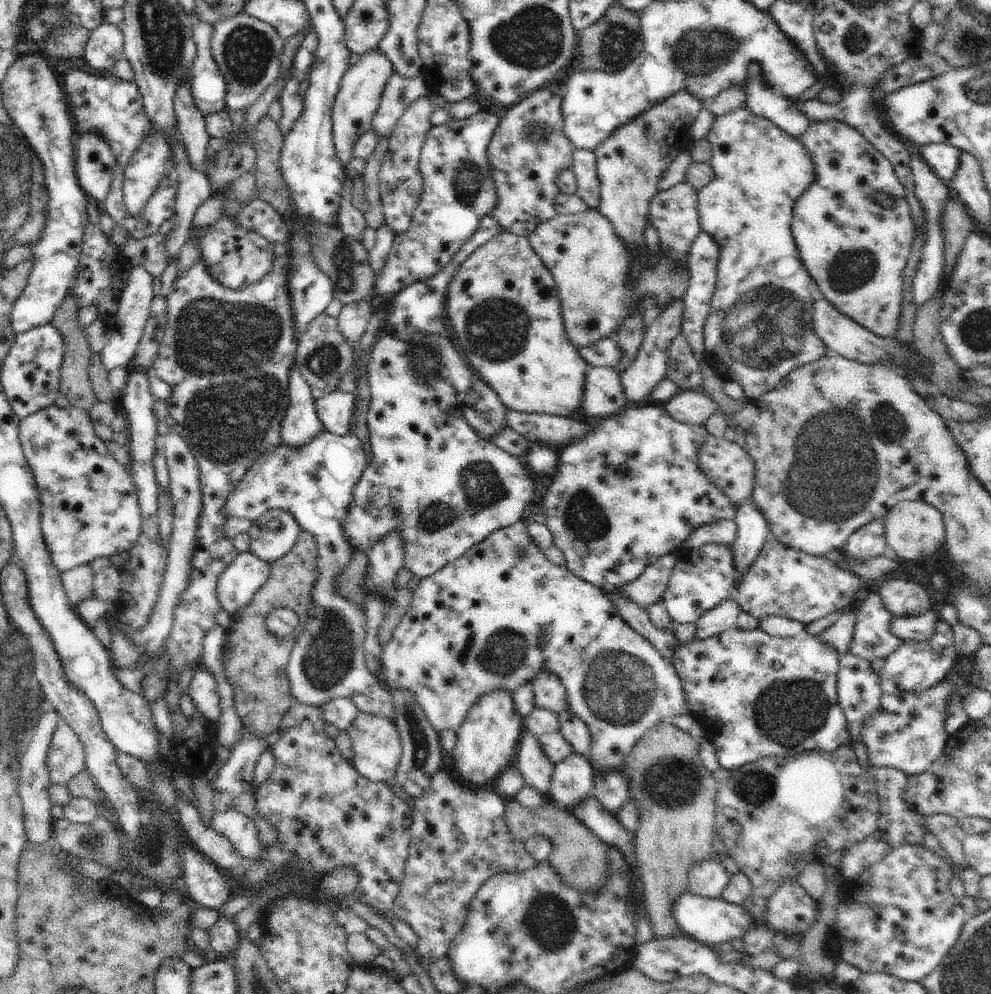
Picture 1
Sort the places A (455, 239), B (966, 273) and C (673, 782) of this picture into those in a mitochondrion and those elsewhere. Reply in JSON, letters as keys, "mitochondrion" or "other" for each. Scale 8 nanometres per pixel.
{"A":"other","B":"other","C":"mitochondrion"}

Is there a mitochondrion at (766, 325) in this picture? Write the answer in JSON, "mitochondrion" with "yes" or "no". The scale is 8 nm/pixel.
{"mitochondrion":"yes"}

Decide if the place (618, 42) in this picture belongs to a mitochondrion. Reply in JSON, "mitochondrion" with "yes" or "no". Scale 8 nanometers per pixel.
{"mitochondrion":"yes"}

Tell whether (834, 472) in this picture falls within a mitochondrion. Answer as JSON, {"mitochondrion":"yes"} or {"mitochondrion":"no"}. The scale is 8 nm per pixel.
{"mitochondrion":"yes"}

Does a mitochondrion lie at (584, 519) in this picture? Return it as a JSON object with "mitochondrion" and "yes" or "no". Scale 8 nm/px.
{"mitochondrion":"yes"}

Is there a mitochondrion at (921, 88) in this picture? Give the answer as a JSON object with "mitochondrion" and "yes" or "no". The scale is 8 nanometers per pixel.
{"mitochondrion":"no"}

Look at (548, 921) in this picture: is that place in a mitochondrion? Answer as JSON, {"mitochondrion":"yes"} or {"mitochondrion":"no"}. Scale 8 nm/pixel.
{"mitochondrion":"yes"}

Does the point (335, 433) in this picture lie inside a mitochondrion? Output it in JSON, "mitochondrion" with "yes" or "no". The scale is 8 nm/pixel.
{"mitochondrion":"no"}

